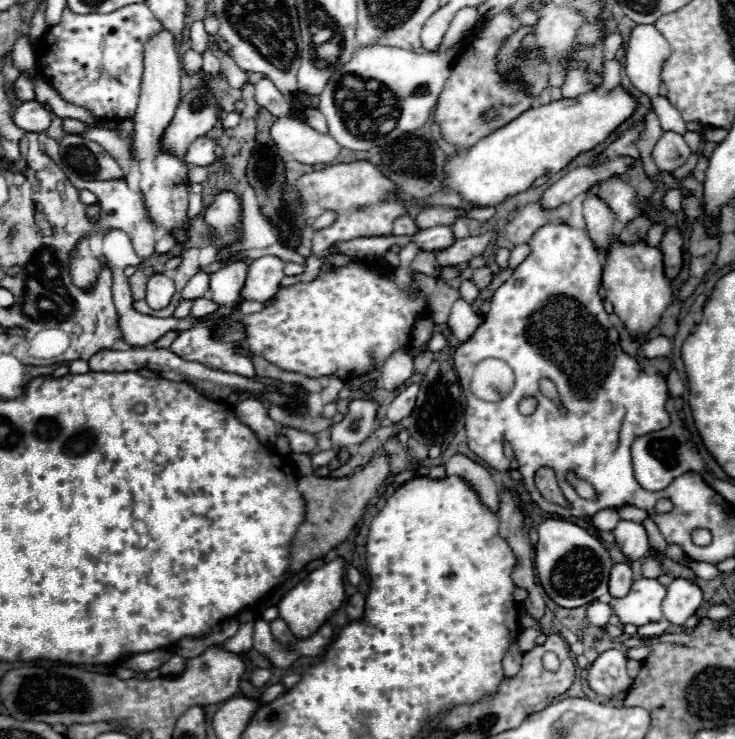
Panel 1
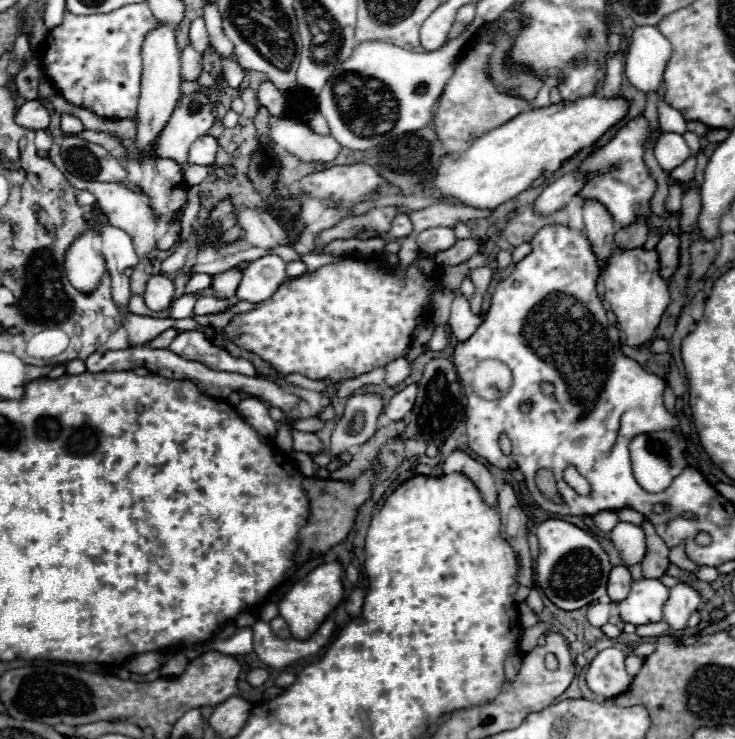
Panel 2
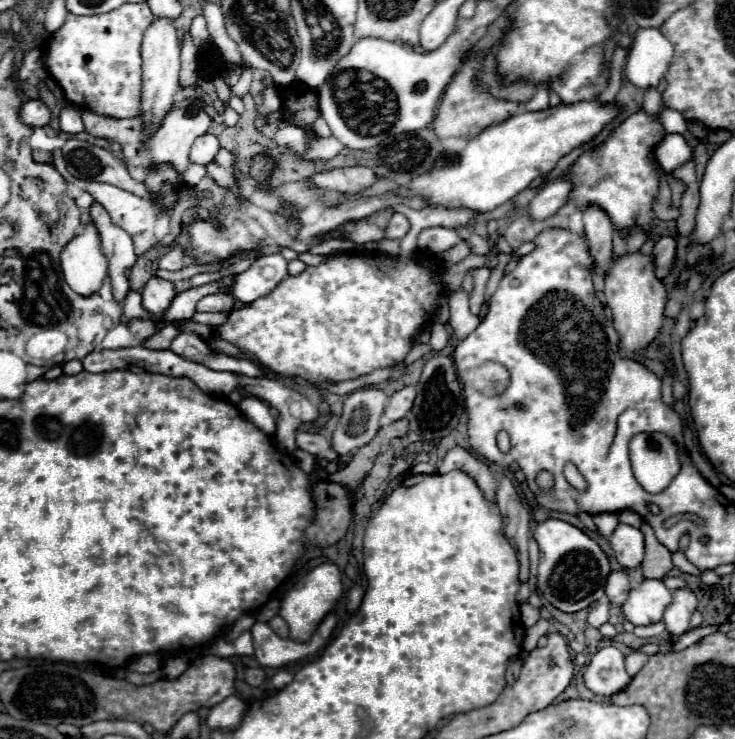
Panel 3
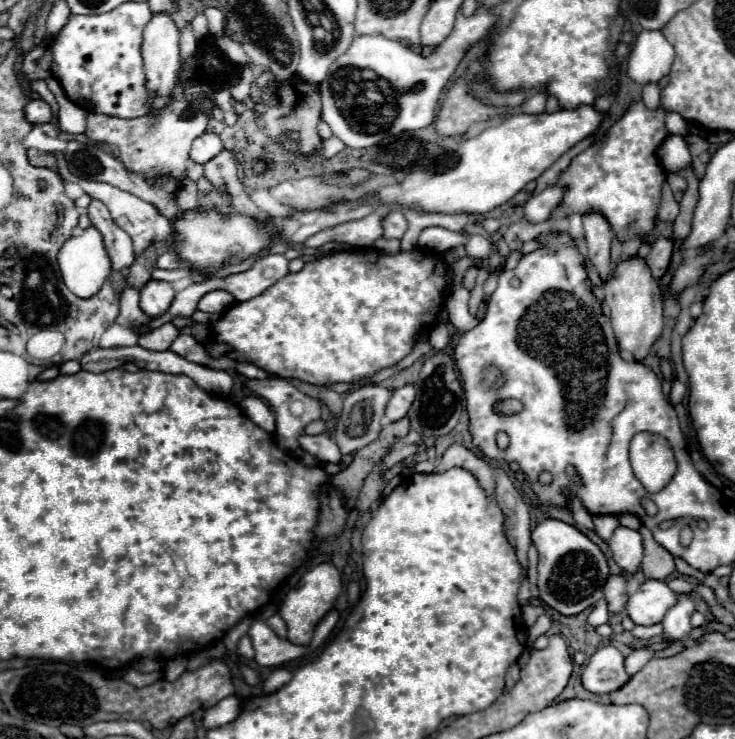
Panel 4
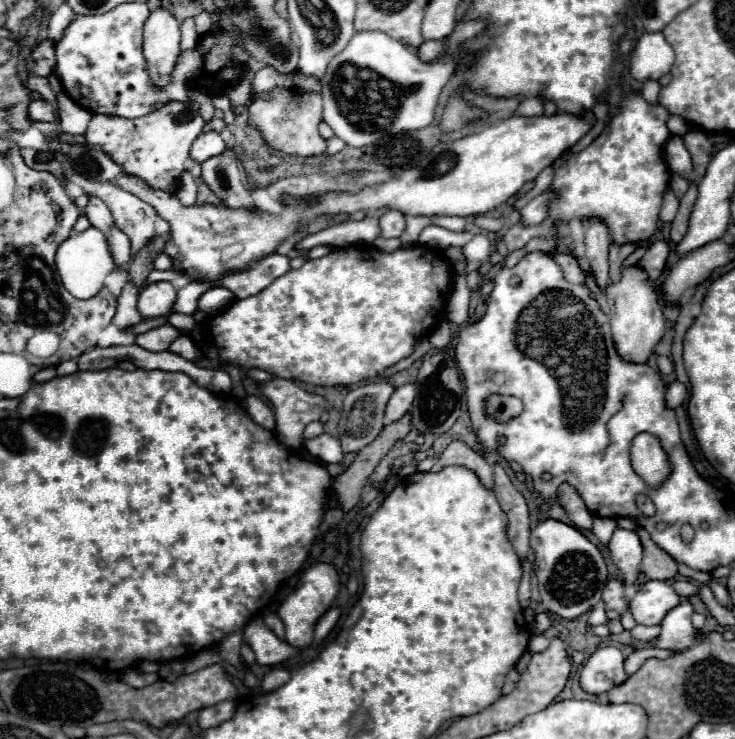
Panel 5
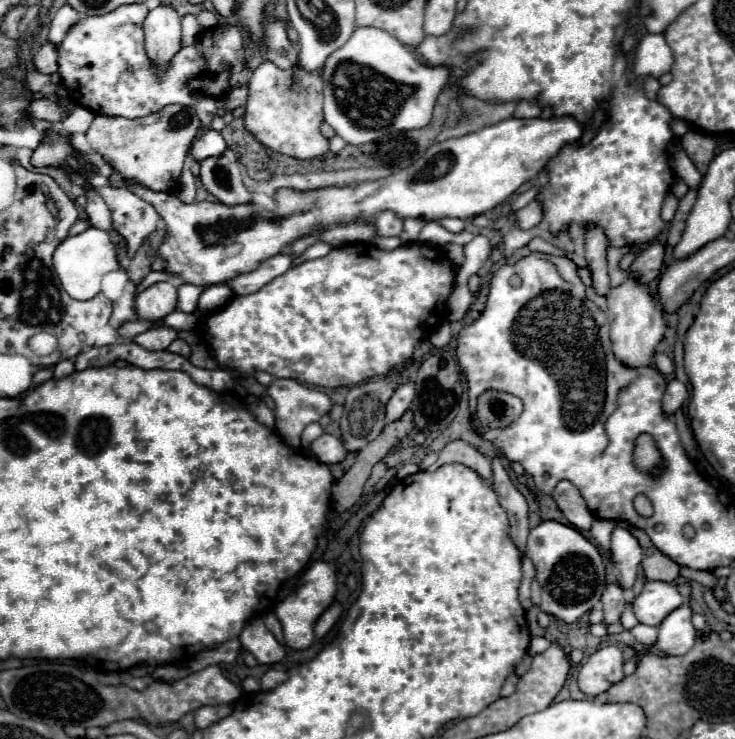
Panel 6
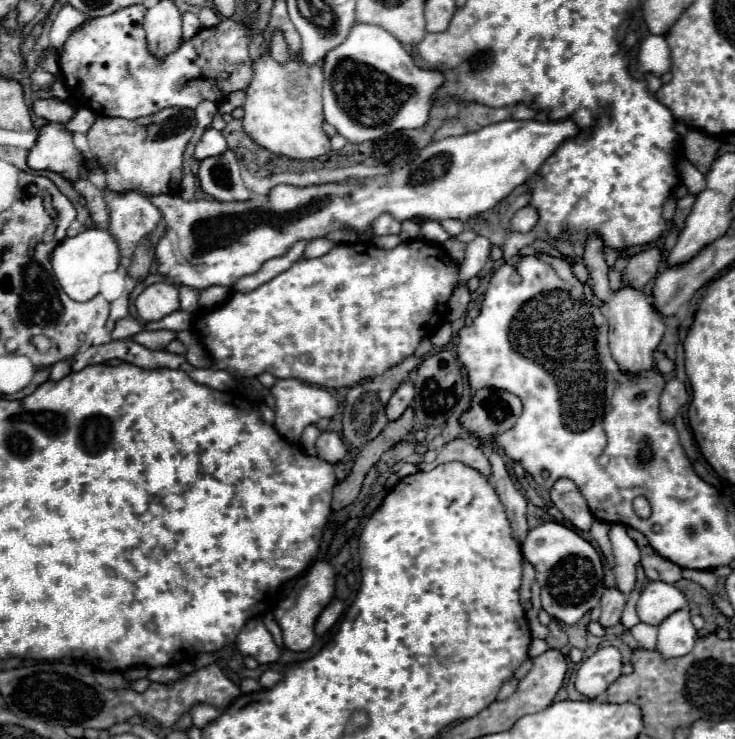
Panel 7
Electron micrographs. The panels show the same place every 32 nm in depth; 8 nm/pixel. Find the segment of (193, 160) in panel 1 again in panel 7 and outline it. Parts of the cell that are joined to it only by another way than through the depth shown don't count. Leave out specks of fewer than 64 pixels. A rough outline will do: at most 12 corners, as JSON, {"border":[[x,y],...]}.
{"border":[[208,128],[194,148],[194,158],[222,154],[222,132]]}

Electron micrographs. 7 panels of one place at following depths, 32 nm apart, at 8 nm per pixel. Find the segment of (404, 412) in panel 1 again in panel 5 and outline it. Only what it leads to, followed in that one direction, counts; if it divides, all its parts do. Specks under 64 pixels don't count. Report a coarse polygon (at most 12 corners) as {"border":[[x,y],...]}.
{"border":[[412,384],[396,388],[386,406],[388,422],[400,420],[412,406]]}

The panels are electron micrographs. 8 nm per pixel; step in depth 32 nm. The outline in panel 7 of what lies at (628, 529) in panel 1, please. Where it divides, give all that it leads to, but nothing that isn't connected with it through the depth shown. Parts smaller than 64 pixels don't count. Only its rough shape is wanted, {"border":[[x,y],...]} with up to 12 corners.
{"border":[[626,528],[610,530],[616,586],[630,592],[636,584],[640,548]]}

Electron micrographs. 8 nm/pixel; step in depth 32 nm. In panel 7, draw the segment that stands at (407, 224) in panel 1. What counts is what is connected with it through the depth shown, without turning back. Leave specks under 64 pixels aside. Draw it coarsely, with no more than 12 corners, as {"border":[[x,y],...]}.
{"border":[[390,214],[372,222],[376,236],[400,234],[402,222]]}

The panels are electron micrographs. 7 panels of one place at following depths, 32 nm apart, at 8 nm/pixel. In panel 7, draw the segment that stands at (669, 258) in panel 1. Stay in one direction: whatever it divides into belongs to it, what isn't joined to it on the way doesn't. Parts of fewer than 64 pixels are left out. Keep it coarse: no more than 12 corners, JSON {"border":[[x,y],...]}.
{"border":[[660,248],[632,256],[624,284],[644,288],[656,278]]}

